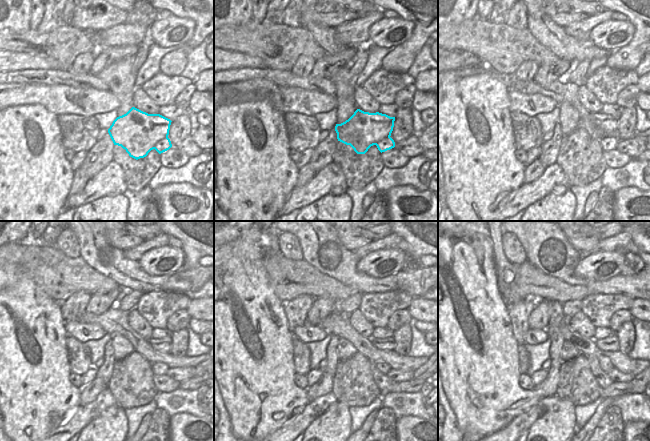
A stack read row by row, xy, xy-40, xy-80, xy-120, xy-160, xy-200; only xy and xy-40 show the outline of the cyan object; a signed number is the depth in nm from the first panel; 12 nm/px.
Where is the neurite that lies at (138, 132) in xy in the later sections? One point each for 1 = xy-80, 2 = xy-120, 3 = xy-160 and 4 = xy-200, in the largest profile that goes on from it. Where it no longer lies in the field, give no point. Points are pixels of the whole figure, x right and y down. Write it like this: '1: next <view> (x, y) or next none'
1: next xy-80 (605, 125)
2: next xy-120 (163, 345)
3: next xy-160 (388, 343)
4: next xy-200 (609, 344)

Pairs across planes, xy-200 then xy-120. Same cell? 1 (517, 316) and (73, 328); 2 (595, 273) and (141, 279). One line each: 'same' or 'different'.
1: different
2: different

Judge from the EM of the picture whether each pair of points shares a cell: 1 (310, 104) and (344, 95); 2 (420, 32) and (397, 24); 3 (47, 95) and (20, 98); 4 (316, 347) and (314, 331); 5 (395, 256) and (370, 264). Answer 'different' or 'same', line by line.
1: different
2: different
3: same
4: different
5: same

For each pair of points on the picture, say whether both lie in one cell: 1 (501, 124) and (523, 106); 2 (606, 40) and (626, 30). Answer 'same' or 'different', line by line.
1: different
2: same

